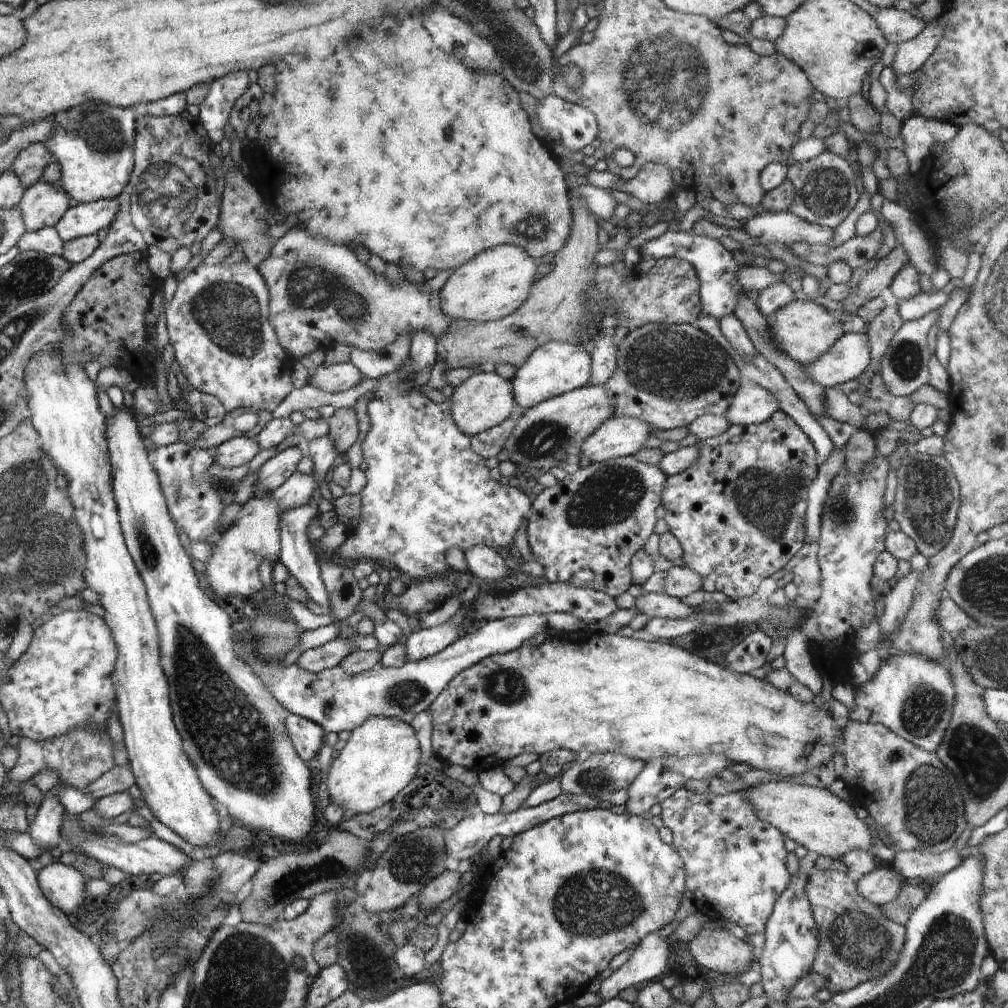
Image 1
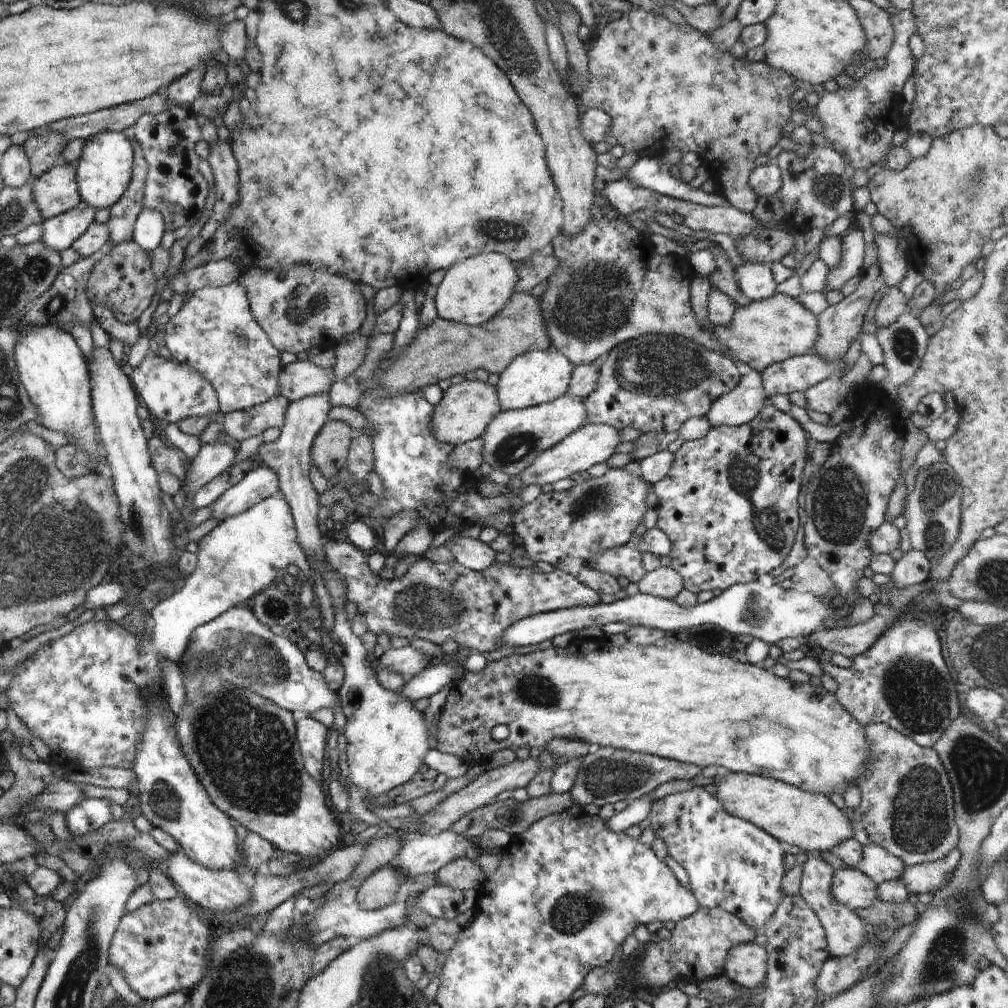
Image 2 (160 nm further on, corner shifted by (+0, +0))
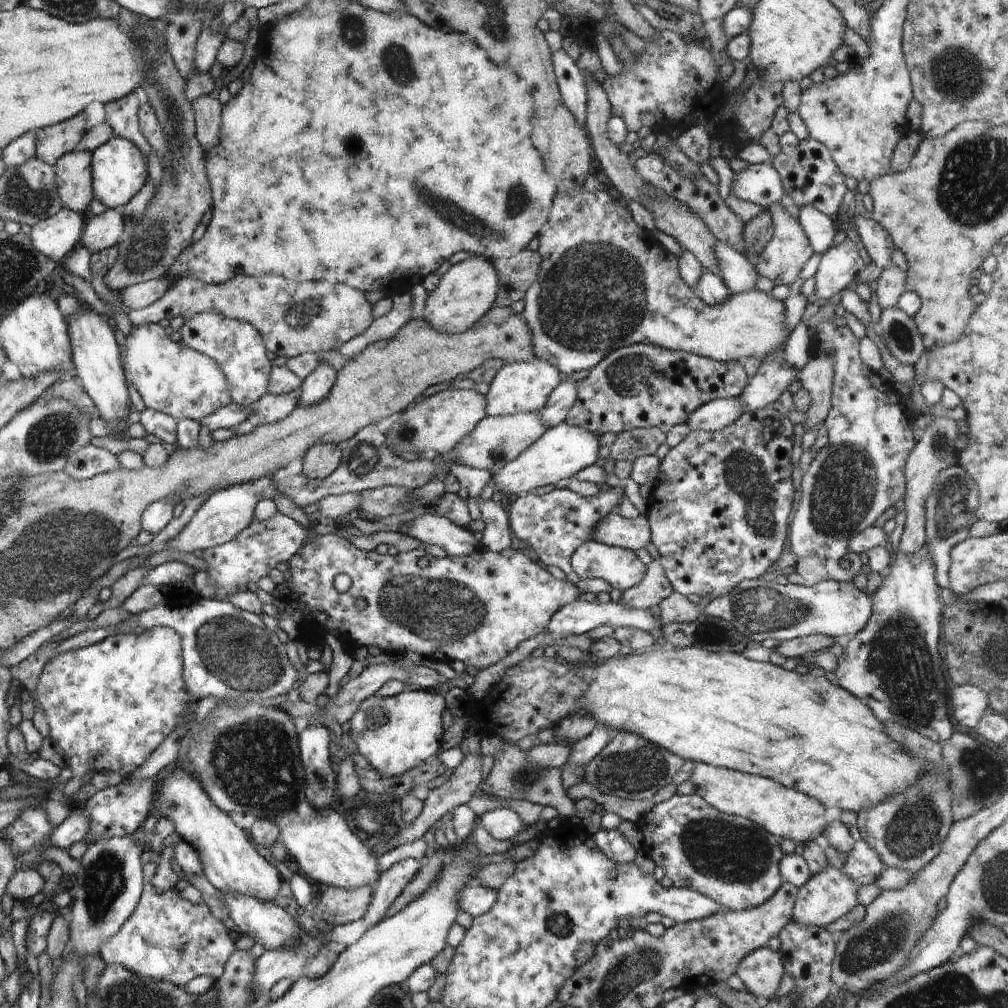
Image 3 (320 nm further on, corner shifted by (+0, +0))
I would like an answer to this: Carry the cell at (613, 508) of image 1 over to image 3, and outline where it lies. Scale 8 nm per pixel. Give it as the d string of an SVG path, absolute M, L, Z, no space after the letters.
M554 489L544 495L524 493L515 502L507 504L509 525L511 531L526 540L536 551L538 558L550 566L560 568L570 583L574 584L580 593L610 592L610 583L602 579L583 579L571 570L571 554L591 536L597 528L597 522L605 514L612 513L619 506L620 495L617 489L598 493L595 497L583 497L577 492L566 489Z

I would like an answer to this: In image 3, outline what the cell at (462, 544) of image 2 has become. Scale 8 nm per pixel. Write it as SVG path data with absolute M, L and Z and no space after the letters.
M425 513L414 518L406 536L416 538L425 545L441 546L448 555L455 557L472 554L480 544L470 531L456 526L440 513Z

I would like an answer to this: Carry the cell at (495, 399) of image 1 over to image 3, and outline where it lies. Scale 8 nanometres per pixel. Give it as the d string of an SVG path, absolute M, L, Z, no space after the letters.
M450 387L448 390L427 396L413 407L402 411L402 416L397 421L394 420L385 433L385 443L398 456L427 450L447 455L484 417L486 417L484 395L473 388L468 390Z

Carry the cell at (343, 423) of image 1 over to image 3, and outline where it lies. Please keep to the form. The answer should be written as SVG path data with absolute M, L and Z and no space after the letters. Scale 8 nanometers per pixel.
M316 443L303 456L303 475L308 479L323 479L330 476L340 462L342 449L332 443Z

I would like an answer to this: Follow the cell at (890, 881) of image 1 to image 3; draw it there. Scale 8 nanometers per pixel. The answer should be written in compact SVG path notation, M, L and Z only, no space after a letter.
M826 865L799 888L793 904L793 919L799 925L816 925L828 929L828 926L835 920L845 917L852 910L852 907L858 906L857 890L857 884L851 878L848 878L848 875L842 869Z

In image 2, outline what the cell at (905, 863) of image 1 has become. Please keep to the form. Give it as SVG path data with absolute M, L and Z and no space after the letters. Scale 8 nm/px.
M874 843L863 846L863 857L857 869L866 873L877 885L900 878L905 864L886 849Z

